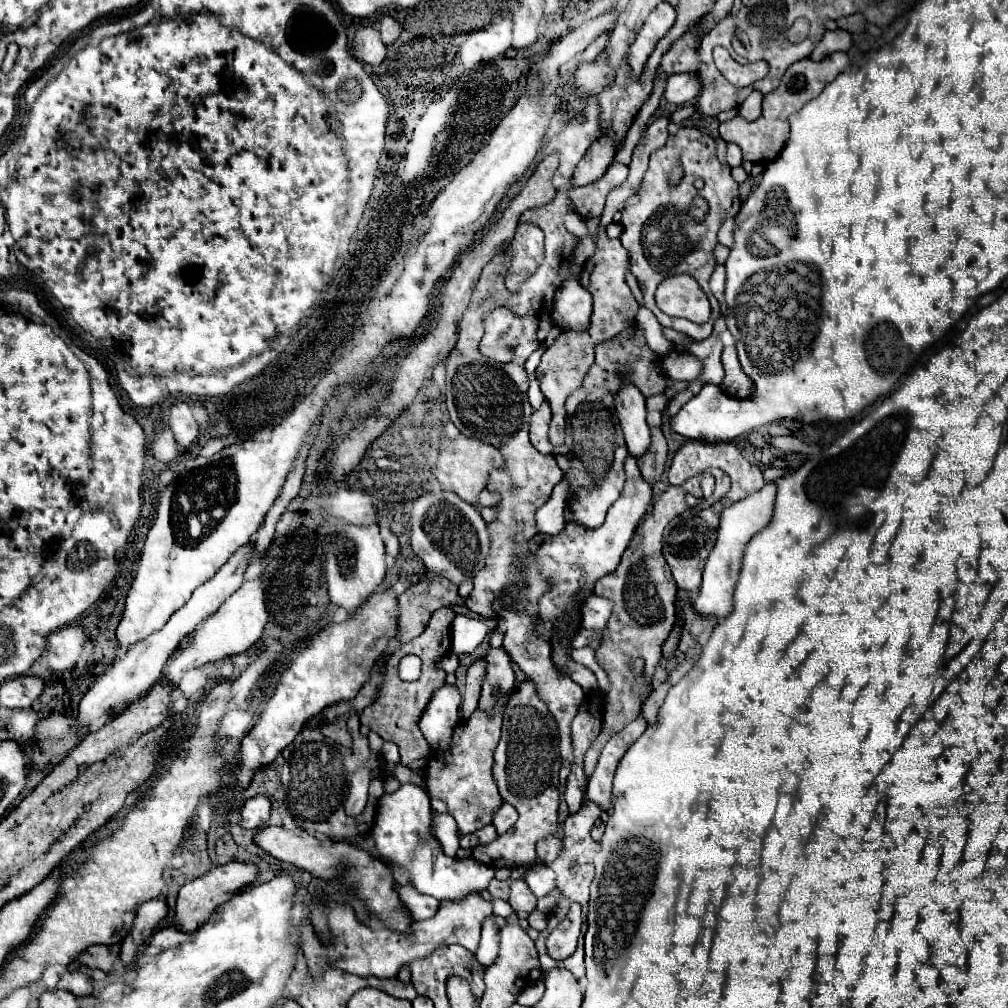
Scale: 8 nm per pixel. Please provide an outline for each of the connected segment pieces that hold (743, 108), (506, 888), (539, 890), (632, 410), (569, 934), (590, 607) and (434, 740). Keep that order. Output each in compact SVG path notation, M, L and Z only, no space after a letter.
M752 90L750 96L740 104L738 108L738 114L744 118L744 120L756 120L762 112L762 94L758 90Z
M492 880L488 886L488 892L492 894L492 898L500 898L500 900L508 900L510 894L510 880Z
M532 866L528 872L526 872L526 884L530 886L530 890L534 892L536 898L542 898L542 896L548 896L548 892L555 888L556 875L548 866Z
M634 384L624 386L616 394L616 402L614 402L616 416L624 430L628 454L634 458L644 456L650 446L650 428L646 424L646 404L644 402L646 398Z
M572 904L566 918L560 922L560 926L550 934L546 942L548 956L556 960L564 960L572 956L576 950L580 928L582 928L582 910L580 910L580 904Z
M598 594L588 596L588 600L582 604L582 626L584 628L594 628L594 630L604 630L606 622L612 614L612 602L608 598L602 598Z
M442 686L434 692L420 716L420 730L428 740L430 754L448 754L452 748L452 732L458 724L460 694L456 686Z

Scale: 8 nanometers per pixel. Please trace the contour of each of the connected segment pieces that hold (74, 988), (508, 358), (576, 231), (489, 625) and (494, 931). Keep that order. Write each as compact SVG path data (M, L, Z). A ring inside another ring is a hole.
M80 968L78 972L64 972L58 982L58 988L72 992L78 998L88 996L92 992L92 980L88 978L88 968Z
M496 308L494 312L490 312L490 316L484 320L484 326L486 326L486 332L484 332L484 338L480 342L480 352L496 362L512 362L514 358L514 348L522 336L522 318L508 310L508 308Z
M568 214L568 216L564 218L564 224L566 224L566 228L568 228L574 236L578 236L578 238L588 236L586 222L584 222L584 218L580 218L578 214Z
M456 616L450 626L452 634L452 650L456 654L470 654L476 650L476 646L484 640L488 632L494 630L496 620L484 620L484 618L466 618Z
M492 920L492 927L490 927L490 934L488 936L481 937L480 945L476 951L476 960L482 964L482 966L490 966L496 956L498 956L498 944L500 944L500 936L498 936L498 926L494 924Z

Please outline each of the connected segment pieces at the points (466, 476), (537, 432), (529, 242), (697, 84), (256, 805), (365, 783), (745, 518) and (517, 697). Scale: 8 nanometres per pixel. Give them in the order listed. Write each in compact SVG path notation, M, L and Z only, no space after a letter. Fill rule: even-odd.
M460 436L458 440L450 440L446 450L438 456L434 474L436 474L442 490L454 492L464 502L468 502L474 508L478 508L478 494L486 488L488 476L490 476L490 472L494 468L504 468L504 458L494 446L488 446L484 442L476 442L476 438Z
M544 402L542 408L532 414L532 422L530 422L530 442L540 454L552 454L548 428L550 428L550 406L548 402Z
M520 224L510 242L512 266L506 276L506 288L516 294L520 284L532 276L544 260L544 232L534 224Z
M682 72L682 74L674 74L668 78L664 96L672 104L686 104L686 102L696 100L700 90L702 90L700 76L690 74L690 72Z
M262 794L248 798L240 808L240 816L242 816L240 820L242 828L252 828L252 830L262 828L270 818L270 800Z
M366 768L358 770L351 776L348 783L347 795L344 800L344 809L348 816L355 817L362 813L368 800L370 772Z
M768 482L762 490L758 490L756 494L750 494L748 498L728 506L722 516L720 516L720 528L718 528L718 540L706 560L706 568L704 568L704 576L702 576L702 586L698 596L690 602L692 610L700 616L728 616L734 610L732 604L732 594L734 594L734 586L738 582L738 574L740 574L740 566L742 566L742 556L744 556L744 548L750 542L750 538L754 538L762 528L766 528L774 516L774 498L776 498L776 484Z
M532 680L520 682L510 694L502 720L502 736L494 750L492 776L504 802L512 804L518 812L518 822L506 834L498 836L492 844L476 846L472 858L492 868L516 868L534 862L536 842L558 832L558 726L548 706L540 700Z

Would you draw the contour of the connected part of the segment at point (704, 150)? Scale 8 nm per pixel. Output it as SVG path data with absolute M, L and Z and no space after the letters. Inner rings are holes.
M680 128L676 134L668 136L666 144L660 150L654 150L650 154L650 166L644 174L638 194L640 194L640 202L622 210L620 224L622 224L624 232L620 234L620 242L630 252L632 274L638 278L638 282L642 282L646 286L646 292L644 292L646 304L644 306L654 312L654 316L658 318L658 322L662 326L684 332L694 340L706 340L712 334L714 320L720 316L718 300L714 298L714 294L710 292L710 286L708 286L708 280L716 268L716 260L714 260L714 246L718 244L716 232L720 230L722 222L726 220L732 204L738 202L738 184L730 176L730 168L722 166L718 162L716 144L710 136L702 134L696 128ZM676 164L680 164L684 168L684 174L682 174L682 180L676 186L672 186L672 184L668 184L668 178ZM696 176L708 178L708 182L704 182L702 190L694 188ZM696 196L702 196L710 206L710 212L704 218L704 222L694 222L688 216L688 208ZM674 274L694 276L698 280L698 284L702 286L702 290L706 292L706 296L712 304L712 310L714 310L712 318L706 324L694 324L686 318L672 318L672 316L666 316L662 310L658 310L654 292L666 276L674 276Z

